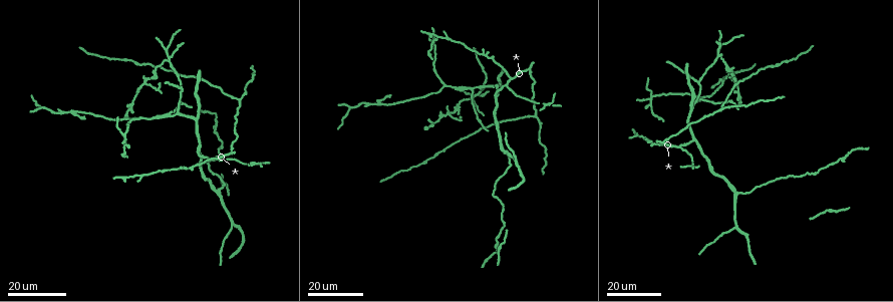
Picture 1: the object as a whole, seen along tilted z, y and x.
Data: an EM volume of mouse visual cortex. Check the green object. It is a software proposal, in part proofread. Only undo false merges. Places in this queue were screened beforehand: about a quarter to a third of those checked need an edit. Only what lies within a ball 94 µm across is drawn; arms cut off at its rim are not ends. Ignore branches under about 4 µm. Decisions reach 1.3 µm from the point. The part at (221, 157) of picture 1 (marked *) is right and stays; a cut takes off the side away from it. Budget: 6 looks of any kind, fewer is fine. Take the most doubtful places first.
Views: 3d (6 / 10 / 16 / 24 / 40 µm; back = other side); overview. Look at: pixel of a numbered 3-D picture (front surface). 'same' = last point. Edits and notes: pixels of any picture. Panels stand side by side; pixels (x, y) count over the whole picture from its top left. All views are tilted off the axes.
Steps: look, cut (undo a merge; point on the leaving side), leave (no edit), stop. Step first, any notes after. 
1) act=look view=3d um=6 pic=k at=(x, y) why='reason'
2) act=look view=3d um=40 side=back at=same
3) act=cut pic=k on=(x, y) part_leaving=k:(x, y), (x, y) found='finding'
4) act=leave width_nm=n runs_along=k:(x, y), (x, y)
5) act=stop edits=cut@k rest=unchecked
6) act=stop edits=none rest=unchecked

act=look view=3d um=16 pic=1 at=(651, 97) why='four-way junction'

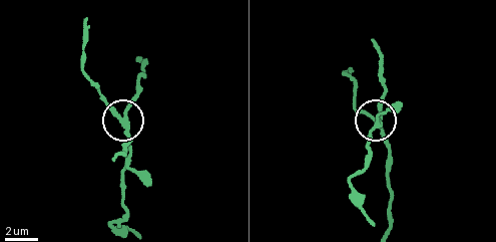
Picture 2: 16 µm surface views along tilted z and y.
act=look view=3d um=10 pic=2 at=(122, 122) why='closer look'

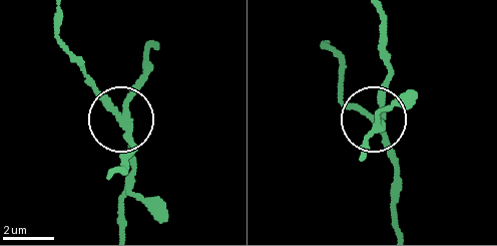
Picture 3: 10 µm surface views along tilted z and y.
act=cut pic=3 on=(385, 122) arms=4 found='a second neuron is stuck on'

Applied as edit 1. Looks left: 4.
act=look view=3d um=16 pic=1 at=(827, 210)

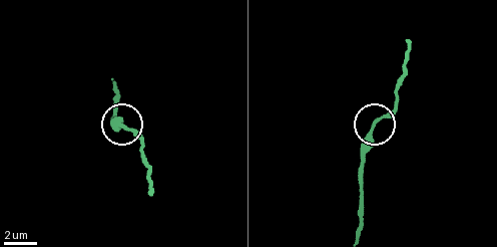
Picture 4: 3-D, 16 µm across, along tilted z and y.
act=look view=3d um=6 pic=4 at=(122, 126)

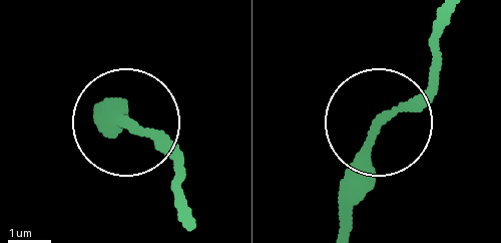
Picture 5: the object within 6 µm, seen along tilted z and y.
act=leave side_arm_um=8 found='one neuron here'

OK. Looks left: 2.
act=look view=3d um=16 pic=1 at=(176, 111) why='branch point'

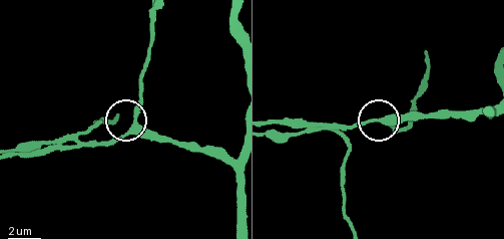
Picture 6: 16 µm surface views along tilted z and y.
act=look view=3d um=10 pic=6 at=(135, 125)

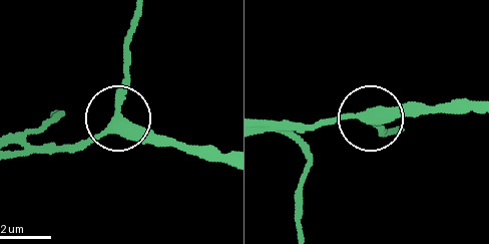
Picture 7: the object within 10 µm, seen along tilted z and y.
act=leave width_nm=300 runs_along=7:(475, 104), (381, 111), (370, 118), (382, 136) found='continuous, no second neuron'

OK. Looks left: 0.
act=stop edits=cut@3 rest=unchecked

